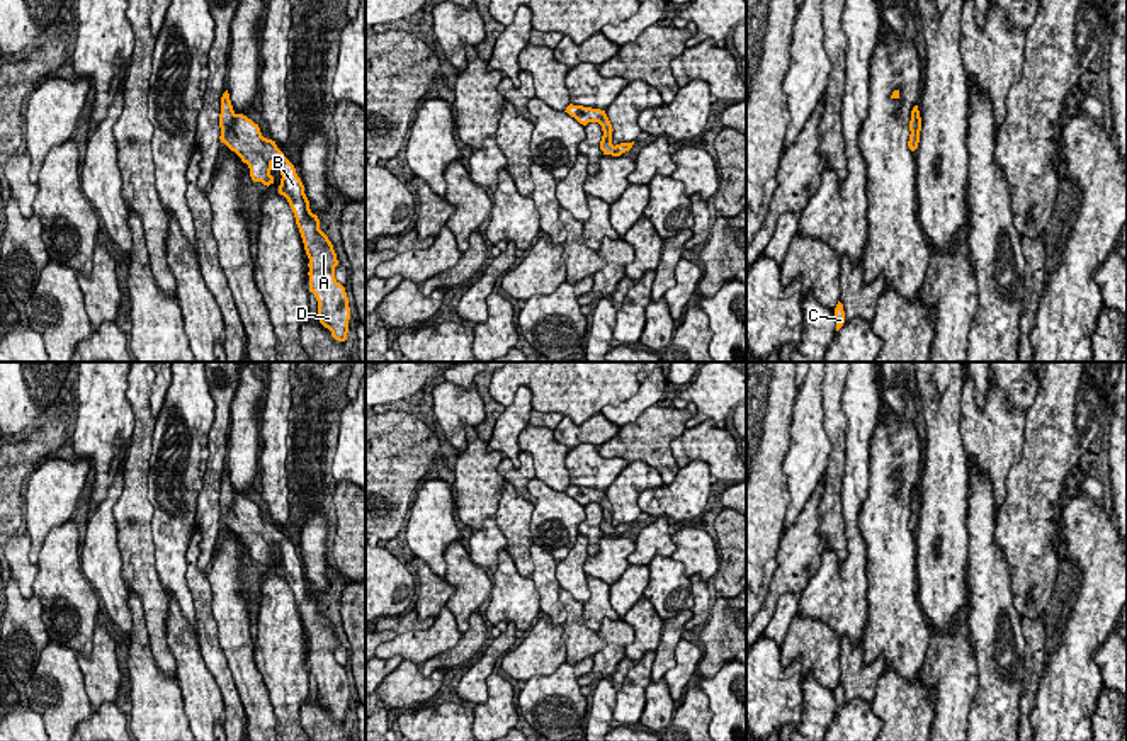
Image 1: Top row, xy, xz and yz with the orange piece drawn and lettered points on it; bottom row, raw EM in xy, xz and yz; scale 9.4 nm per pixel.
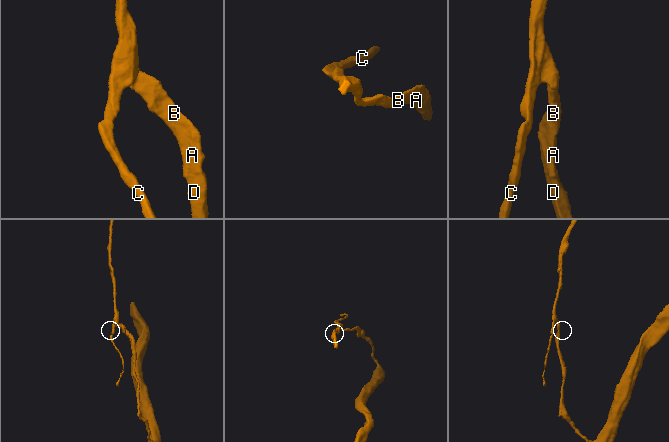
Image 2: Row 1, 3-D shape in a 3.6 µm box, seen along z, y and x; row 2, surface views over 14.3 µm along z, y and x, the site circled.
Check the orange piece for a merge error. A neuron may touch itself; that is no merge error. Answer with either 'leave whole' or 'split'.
leave whole

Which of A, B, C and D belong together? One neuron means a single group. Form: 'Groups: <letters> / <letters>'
Groups: A B C D

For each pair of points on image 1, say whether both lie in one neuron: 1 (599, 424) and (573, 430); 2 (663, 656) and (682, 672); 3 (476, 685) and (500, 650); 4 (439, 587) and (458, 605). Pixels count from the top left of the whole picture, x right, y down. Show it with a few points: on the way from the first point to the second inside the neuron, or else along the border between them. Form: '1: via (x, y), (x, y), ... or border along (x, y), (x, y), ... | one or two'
1: via (592, 430), (580, 430) | one
2: border along (682, 639), (675, 648), (675, 665), (662, 677) | two
3: via (476, 677), (492, 658) | one
4: border along (442, 578), (454, 588), (454, 593), (444, 605) | two

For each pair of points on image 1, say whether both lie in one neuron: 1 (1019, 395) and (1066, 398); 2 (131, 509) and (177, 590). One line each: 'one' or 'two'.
1: two
2: two

